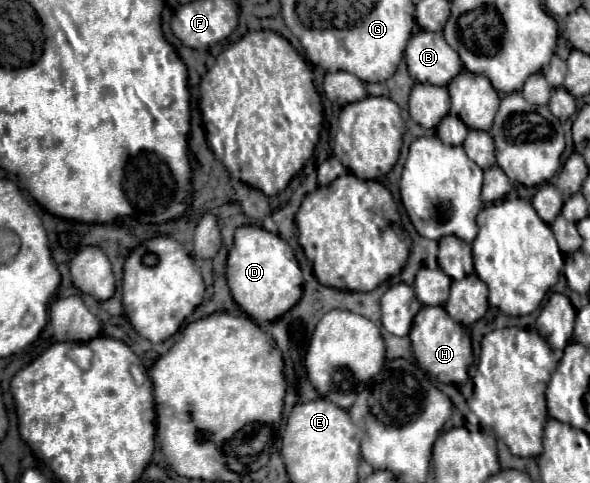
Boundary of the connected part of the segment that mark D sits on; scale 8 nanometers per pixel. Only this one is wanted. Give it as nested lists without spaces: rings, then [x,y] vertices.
[[[240,226],[226,260],[226,280],[236,304],[256,322],[272,322],[288,312],[302,294],[302,270],[286,240],[258,226]]]

